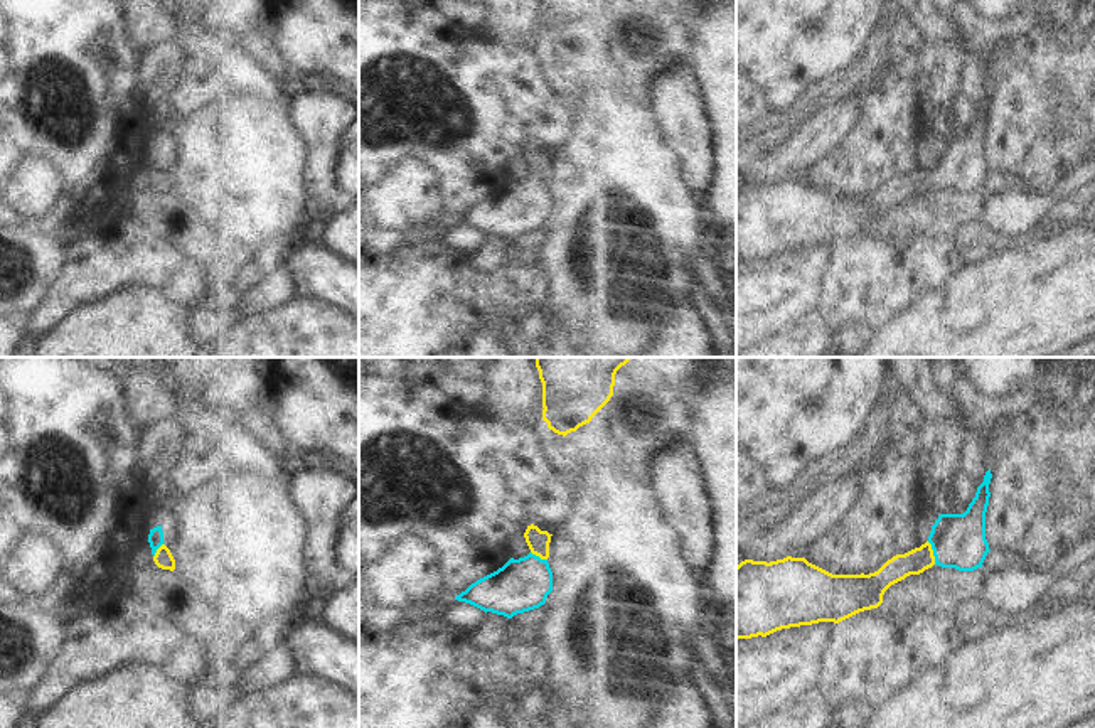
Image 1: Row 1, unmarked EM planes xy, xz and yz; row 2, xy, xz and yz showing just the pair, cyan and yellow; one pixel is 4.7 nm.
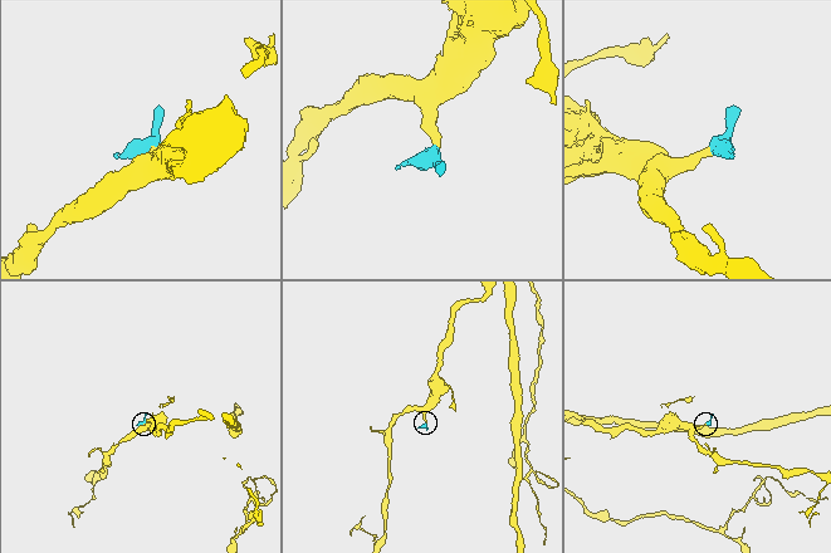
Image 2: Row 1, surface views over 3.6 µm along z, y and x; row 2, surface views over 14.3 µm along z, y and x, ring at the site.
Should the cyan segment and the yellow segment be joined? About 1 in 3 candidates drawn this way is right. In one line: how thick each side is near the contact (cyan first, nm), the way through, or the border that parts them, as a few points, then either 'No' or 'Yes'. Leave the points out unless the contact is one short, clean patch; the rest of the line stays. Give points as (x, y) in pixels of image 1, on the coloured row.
Thickness 260 nm (cyan) against 120 nm. Path across: yz (959, 541), (934, 553), (915, 562). Yes.

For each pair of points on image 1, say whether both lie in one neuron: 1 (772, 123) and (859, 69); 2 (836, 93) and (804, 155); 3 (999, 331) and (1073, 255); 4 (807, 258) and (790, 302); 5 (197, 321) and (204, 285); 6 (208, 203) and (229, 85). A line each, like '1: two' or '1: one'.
1: one
2: two
3: one
4: one
5: two
6: two

